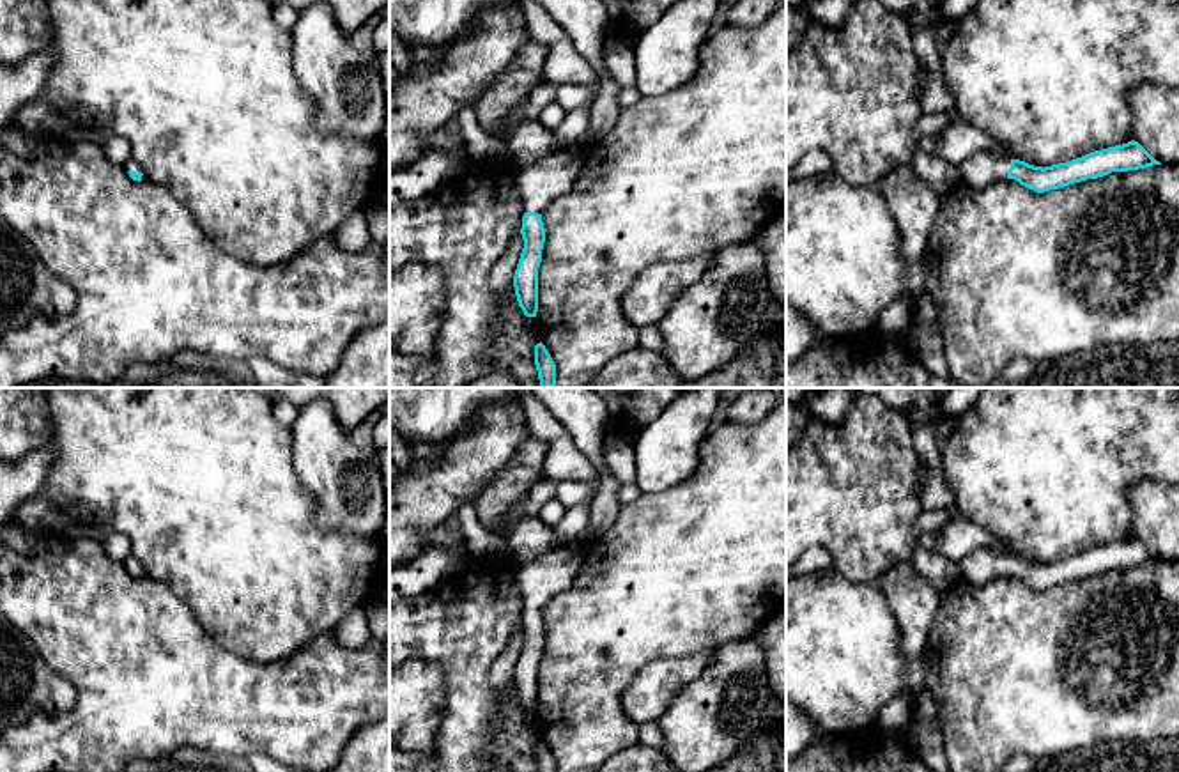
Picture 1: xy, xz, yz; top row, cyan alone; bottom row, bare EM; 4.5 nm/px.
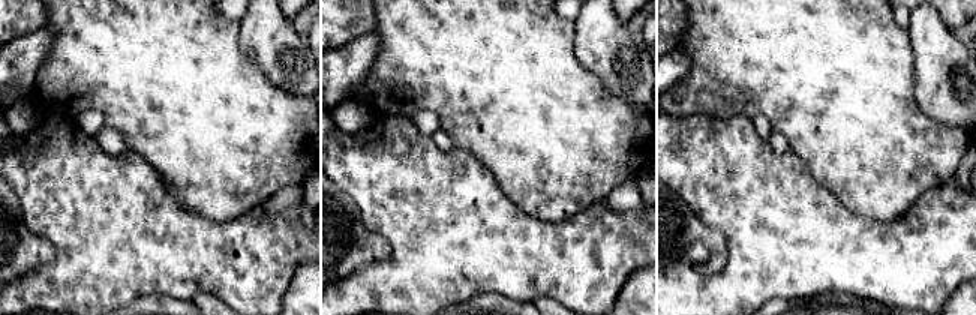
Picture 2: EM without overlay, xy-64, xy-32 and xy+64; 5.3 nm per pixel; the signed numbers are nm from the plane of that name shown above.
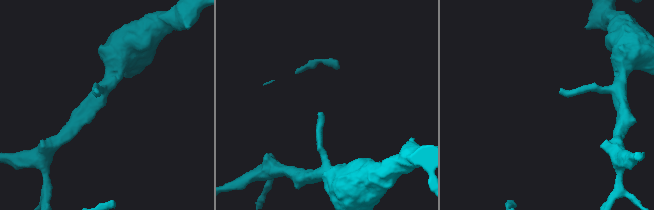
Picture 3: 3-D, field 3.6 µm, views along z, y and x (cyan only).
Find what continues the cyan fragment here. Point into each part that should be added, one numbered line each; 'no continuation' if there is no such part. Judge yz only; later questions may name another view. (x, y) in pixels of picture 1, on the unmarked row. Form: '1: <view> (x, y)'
1: yz (981, 565)

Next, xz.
1: xz (539, 579)

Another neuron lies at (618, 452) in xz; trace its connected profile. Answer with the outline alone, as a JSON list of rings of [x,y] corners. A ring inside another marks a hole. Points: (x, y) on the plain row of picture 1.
[[[611,432],[604,441],[604,462],[621,483],[636,483],[634,437],[628,432]]]

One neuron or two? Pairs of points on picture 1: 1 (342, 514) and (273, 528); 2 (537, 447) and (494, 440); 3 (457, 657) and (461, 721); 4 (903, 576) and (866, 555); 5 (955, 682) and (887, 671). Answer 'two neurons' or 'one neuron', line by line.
1: two neurons
2: two neurons
3: one neuron
4: two neurons
5: two neurons

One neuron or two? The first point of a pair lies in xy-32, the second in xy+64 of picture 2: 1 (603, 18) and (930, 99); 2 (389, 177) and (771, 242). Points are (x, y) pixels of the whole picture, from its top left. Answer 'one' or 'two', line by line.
1: one
2: one

